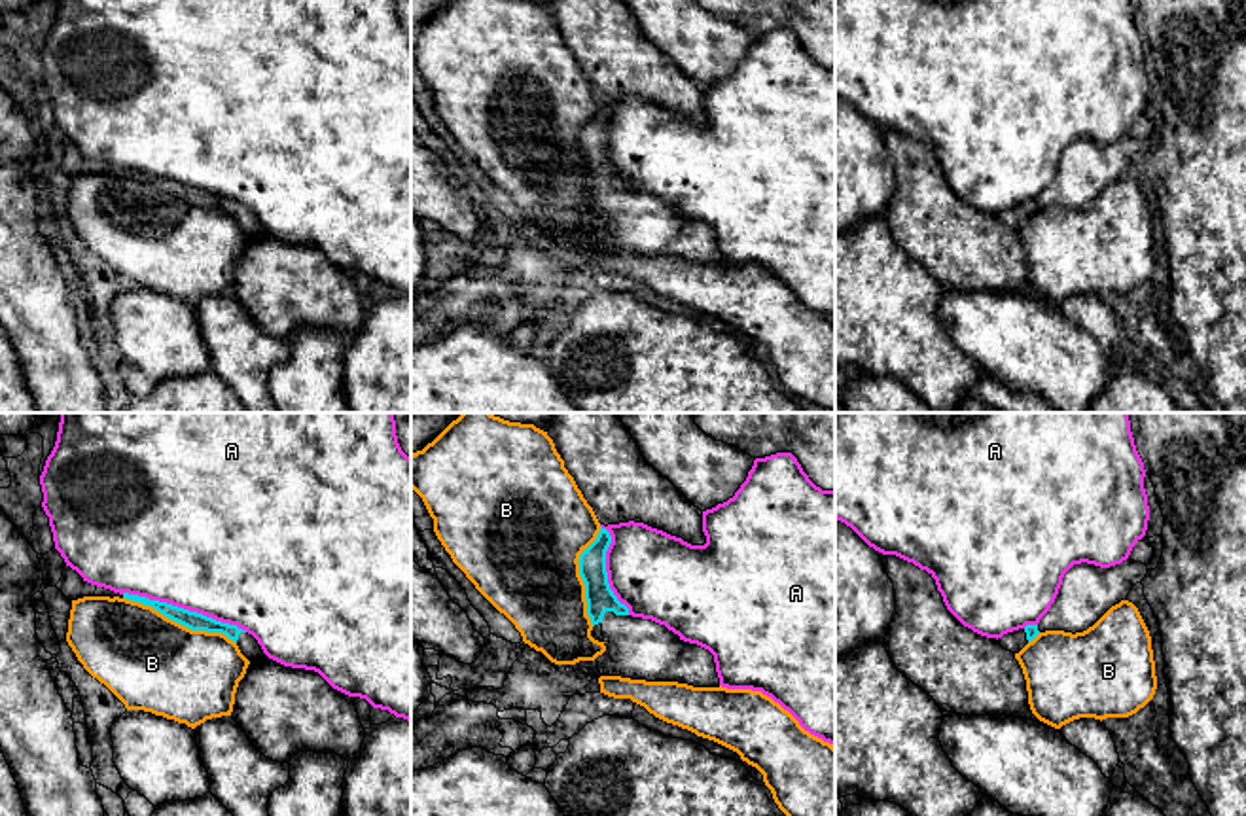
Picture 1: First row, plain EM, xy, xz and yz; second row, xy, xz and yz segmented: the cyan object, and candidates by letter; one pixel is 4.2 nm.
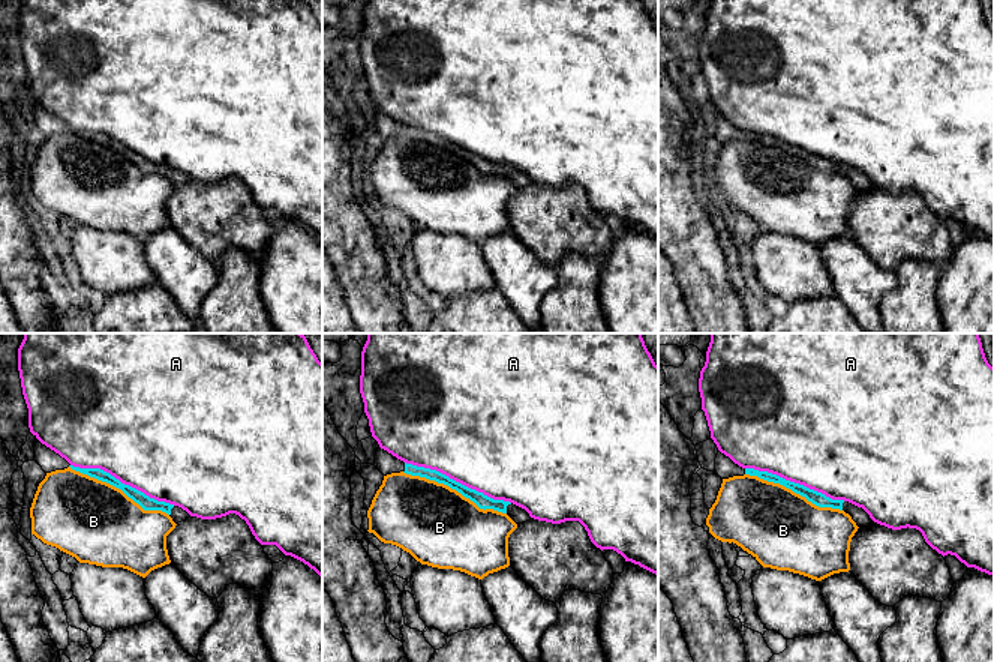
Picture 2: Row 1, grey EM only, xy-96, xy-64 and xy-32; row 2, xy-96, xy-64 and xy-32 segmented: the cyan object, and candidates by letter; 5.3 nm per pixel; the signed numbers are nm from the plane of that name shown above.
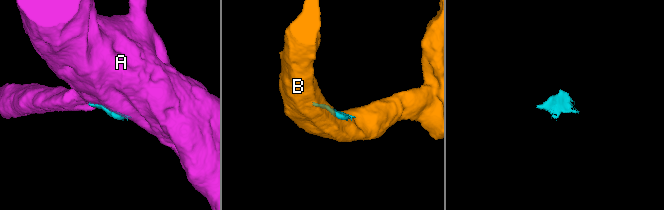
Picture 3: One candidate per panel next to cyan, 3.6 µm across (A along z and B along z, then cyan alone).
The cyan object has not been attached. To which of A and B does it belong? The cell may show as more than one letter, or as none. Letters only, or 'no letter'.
no letter

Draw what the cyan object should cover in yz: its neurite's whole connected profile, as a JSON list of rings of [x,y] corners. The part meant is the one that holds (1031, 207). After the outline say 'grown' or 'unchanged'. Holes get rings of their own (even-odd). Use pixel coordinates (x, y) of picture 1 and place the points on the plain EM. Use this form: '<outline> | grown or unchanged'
[[[1130,134],[1100,144],[1074,140],[1062,153],[1062,161],[1049,187],[1038,201],[1026,201],[998,214],[998,220],[1019,229],[1028,218],[1045,206],[1083,208],[1093,203],[1112,182],[1127,176],[1132,163],[1144,157],[1148,142]]] | grown

